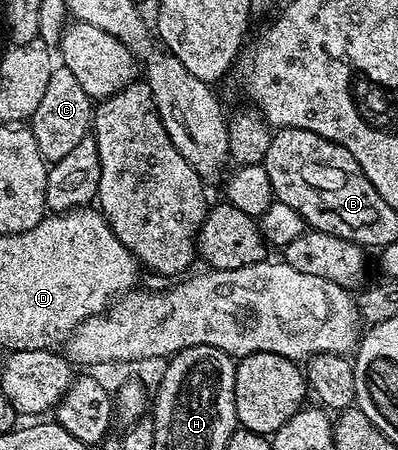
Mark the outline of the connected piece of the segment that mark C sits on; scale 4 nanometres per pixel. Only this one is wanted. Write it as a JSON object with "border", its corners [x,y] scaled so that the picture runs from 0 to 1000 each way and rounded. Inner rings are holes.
{"border":[[[156,140],[141,142],[123,167],[113,211],[73,267],[78,298],[93,313],[93,336],[103,336],[111,358],[121,362],[163,353],[163,344],[173,344],[173,336],[183,336],[183,327],[193,327],[193,318],[221,302],[231,278],[231,216],[214,211],[204,184],[193,184],[193,173],[183,169],[183,158],[173,158]]]}

